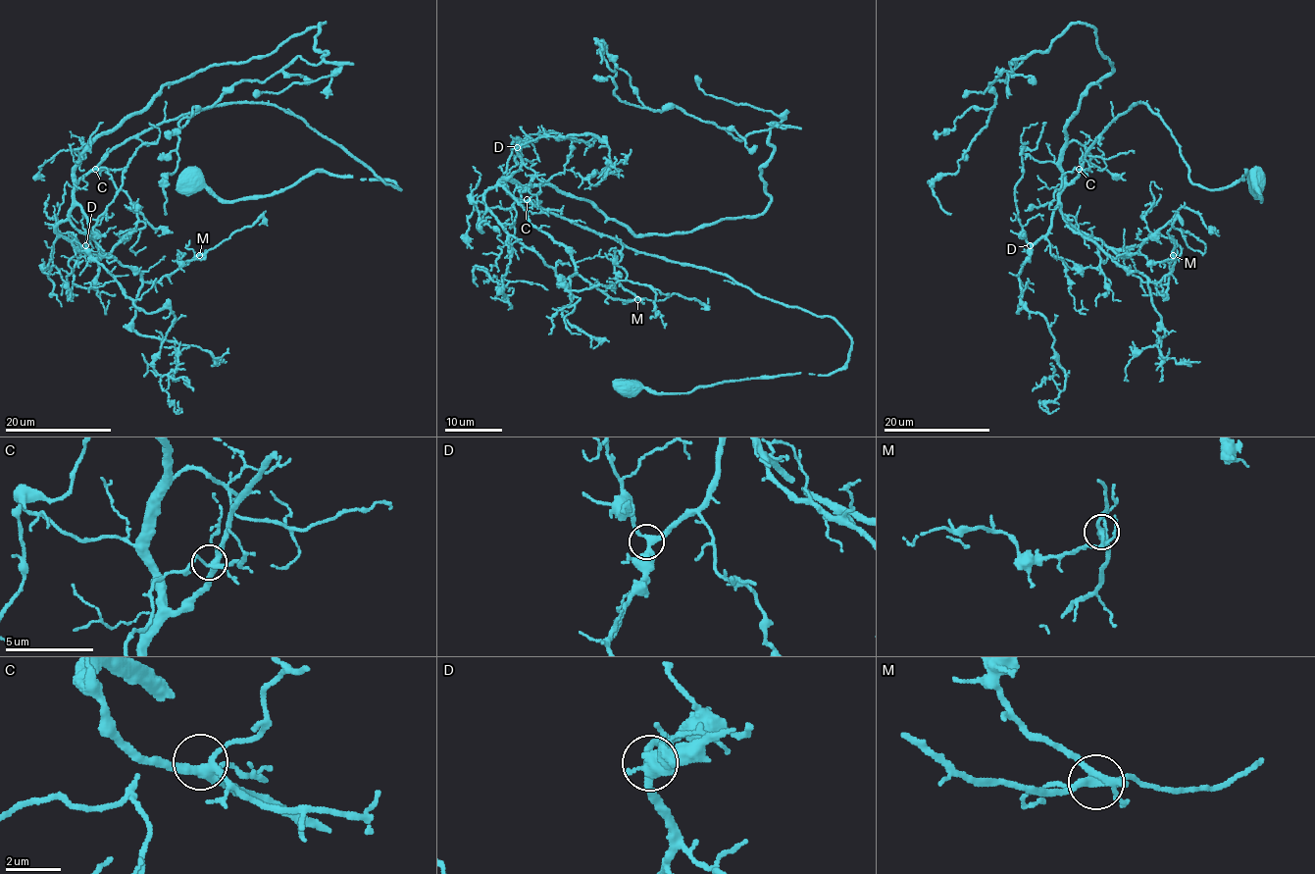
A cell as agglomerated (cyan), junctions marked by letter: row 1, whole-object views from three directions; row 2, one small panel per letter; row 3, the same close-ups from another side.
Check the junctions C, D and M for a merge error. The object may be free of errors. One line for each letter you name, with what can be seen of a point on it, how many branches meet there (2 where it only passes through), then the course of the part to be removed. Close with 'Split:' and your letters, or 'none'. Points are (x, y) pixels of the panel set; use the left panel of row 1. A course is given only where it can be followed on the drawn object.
Split: none

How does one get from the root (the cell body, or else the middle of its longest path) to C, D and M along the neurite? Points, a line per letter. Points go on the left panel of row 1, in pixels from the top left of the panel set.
C: (194, 183), (227, 201), (316, 172), (401, 189), (265, 102), (162, 121), (95, 169)
D: (194, 183), (227, 201), (316, 172), (401, 189), (280, 108), (222, 104), (125, 139), (77, 180), (85, 245)
M: (194, 183), (401, 189), (265, 102), (162, 121), (77, 180), (70, 221), (144, 281), (199, 254)

